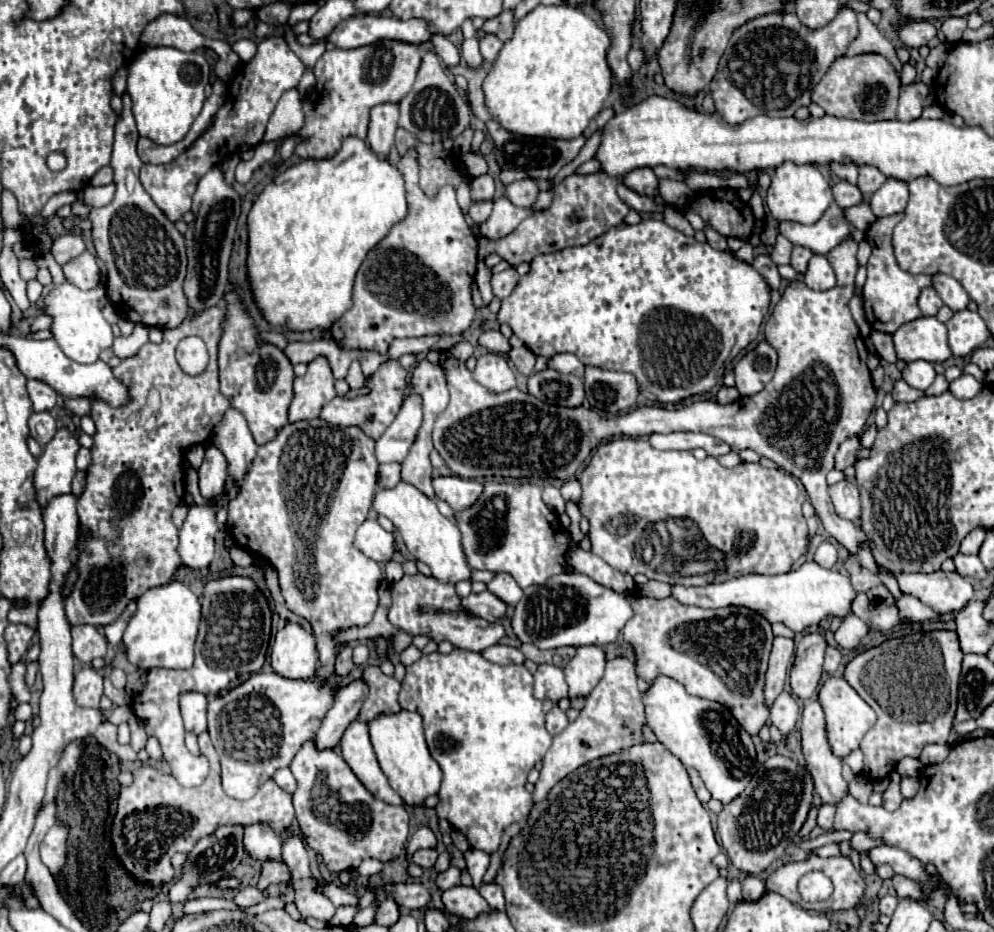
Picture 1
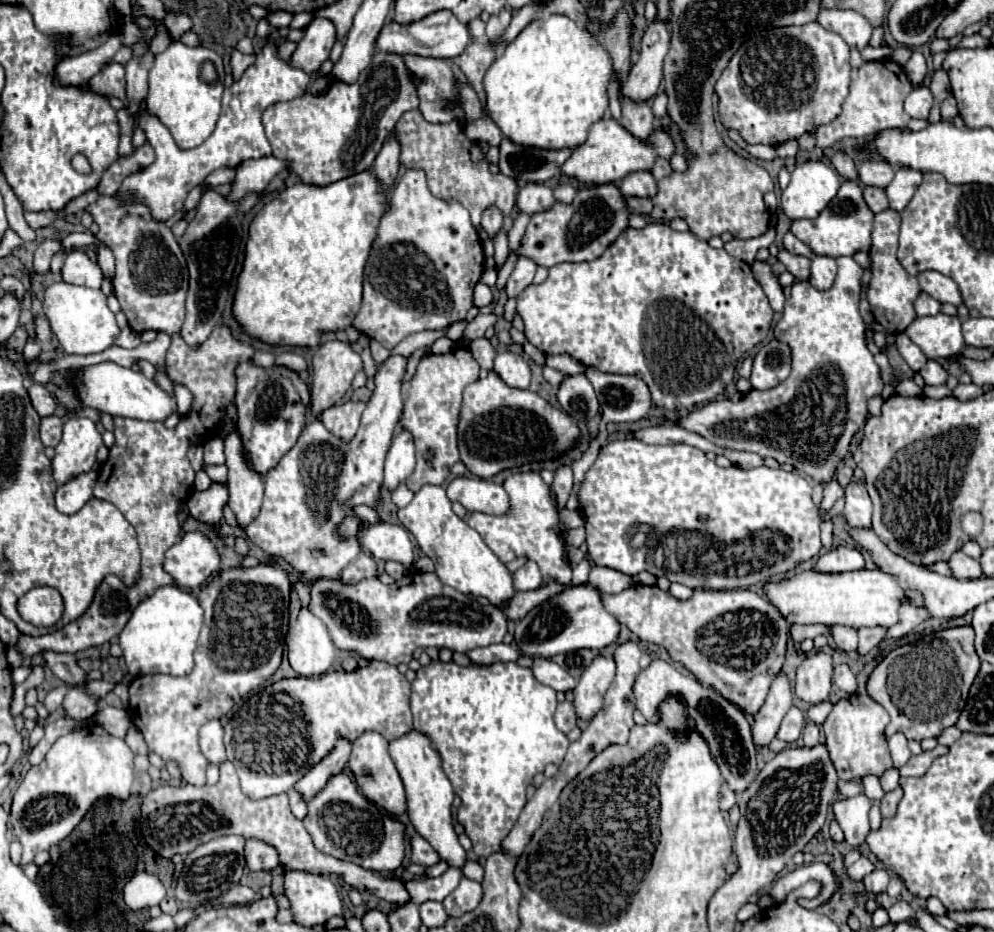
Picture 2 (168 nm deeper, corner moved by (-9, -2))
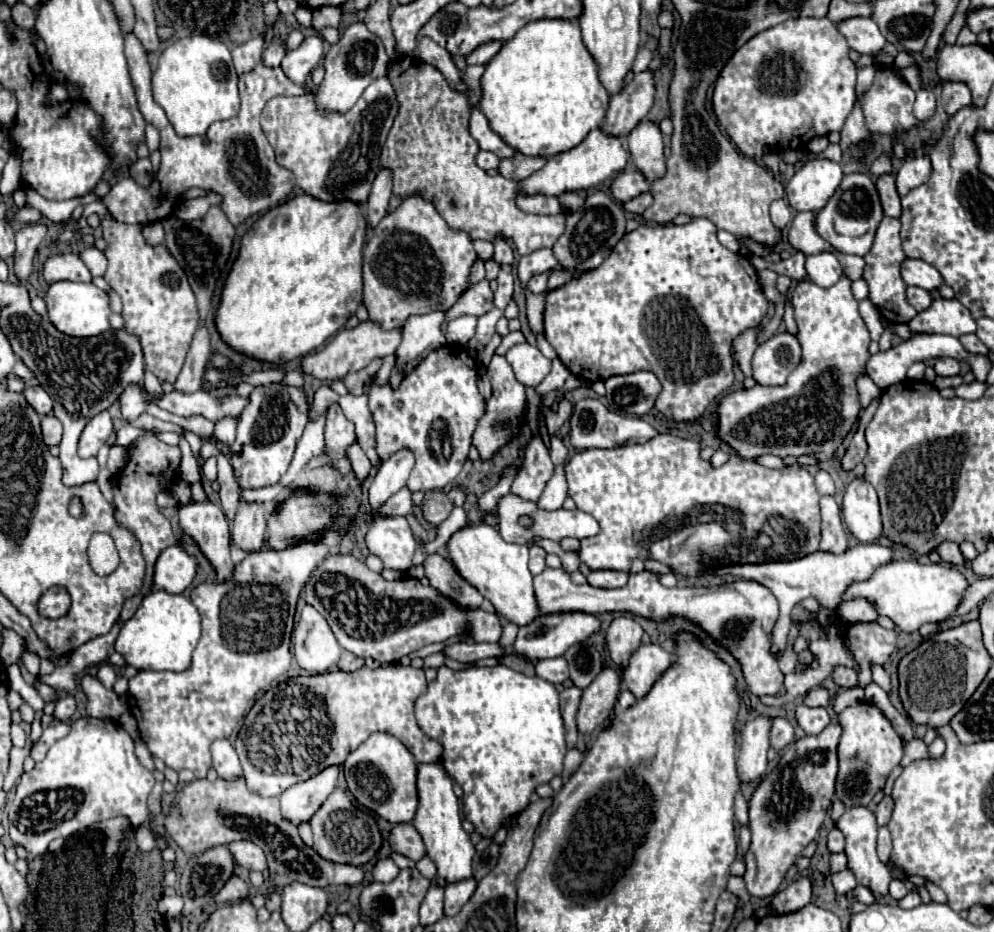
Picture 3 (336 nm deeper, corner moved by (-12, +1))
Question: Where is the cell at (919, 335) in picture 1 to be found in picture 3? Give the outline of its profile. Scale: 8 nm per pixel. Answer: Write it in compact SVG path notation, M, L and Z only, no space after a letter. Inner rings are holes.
M934 299L928 311L920 311L910 323L912 333L944 333L960 337L976 331L976 321L958 299Z

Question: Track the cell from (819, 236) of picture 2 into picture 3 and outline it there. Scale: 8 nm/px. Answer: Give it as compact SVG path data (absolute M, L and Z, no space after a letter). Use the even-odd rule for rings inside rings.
M852 173L852 175L844 175L840 187L830 197L828 205L818 211L816 229L838 251L864 257L872 247L874 233L882 217L884 213L882 213L880 197L876 191L876 181L866 173Z

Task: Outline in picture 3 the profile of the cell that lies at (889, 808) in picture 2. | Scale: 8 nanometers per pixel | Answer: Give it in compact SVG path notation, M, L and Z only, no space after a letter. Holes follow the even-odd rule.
M884 797L878 807L874 809L874 815L876 815L876 823L882 827L882 825L888 825L890 821L890 813L892 813L892 799L890 797Z

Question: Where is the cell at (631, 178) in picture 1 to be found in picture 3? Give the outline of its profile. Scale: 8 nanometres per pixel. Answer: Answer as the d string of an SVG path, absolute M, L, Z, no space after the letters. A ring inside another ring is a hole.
M634 167L624 169L624 171L614 179L614 183L612 183L612 187L610 187L614 199L620 201L620 203L626 203L628 199L634 199L636 195L640 195L640 193L644 193L644 191L648 191L648 189L650 189L650 183L648 183L648 181L644 179L644 175L642 175L638 169L634 169Z

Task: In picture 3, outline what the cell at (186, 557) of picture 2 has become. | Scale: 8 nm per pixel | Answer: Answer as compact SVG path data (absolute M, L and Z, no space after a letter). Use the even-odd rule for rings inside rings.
M172 545L168 549L164 549L160 555L158 555L158 561L156 561L156 567L154 567L154 585L152 589L154 591L168 591L168 593L182 593L194 579L196 575L196 559L190 557L182 547L178 545Z

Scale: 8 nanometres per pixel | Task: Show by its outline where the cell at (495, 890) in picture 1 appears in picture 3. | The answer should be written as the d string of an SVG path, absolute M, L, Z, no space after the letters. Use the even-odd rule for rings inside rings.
M506 665L472 667L466 671L440 667L436 681L432 681L428 691L416 701L416 719L426 735L444 745L440 763L460 783L464 791L464 817L482 837L492 837L506 819L528 805L538 785L550 783L554 775L562 773L566 741L558 709L558 691L540 677L526 677Z

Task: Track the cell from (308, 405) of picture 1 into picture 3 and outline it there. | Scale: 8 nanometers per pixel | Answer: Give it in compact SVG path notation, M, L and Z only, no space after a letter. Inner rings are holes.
M360 321L356 327L352 329L342 329L322 351L306 355L302 359L302 371L310 373L318 379L326 379L326 381L334 381L334 379L344 379L344 375L354 367L354 371L360 371L362 367L366 367L374 357L386 357L390 353L396 351L396 347L400 345L402 339L402 329L390 329L384 331L380 327L380 323L376 321Z

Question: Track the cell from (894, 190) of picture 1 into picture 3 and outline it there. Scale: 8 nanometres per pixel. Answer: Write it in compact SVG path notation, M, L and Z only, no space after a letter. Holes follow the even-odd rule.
M928 155L906 159L896 175L896 189L898 189L900 197L904 197L910 189L924 183L924 179L928 179L930 173L932 173L932 165L930 165Z

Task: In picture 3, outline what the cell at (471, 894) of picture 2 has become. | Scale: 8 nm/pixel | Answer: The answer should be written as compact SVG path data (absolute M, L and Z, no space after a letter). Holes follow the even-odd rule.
M466 879L460 883L446 885L446 899L444 899L444 915L458 915L464 903L472 897L476 889L474 879Z

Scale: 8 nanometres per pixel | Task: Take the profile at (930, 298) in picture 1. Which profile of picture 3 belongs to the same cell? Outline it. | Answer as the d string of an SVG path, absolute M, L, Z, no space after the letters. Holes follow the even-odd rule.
M906 287L906 299L916 311L924 311L932 303L930 293L926 289L920 289L920 287Z

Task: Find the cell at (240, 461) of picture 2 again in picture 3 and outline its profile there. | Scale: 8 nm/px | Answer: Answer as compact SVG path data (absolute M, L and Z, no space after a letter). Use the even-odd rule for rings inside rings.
M238 503L236 519L230 527L232 543L246 553L260 551L266 533L266 507L262 503Z

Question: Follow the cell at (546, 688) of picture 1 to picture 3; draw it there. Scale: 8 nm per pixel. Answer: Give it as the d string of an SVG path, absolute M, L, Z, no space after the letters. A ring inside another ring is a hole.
M564 657L540 659L536 663L536 675L548 683L564 683L568 679L568 663Z

